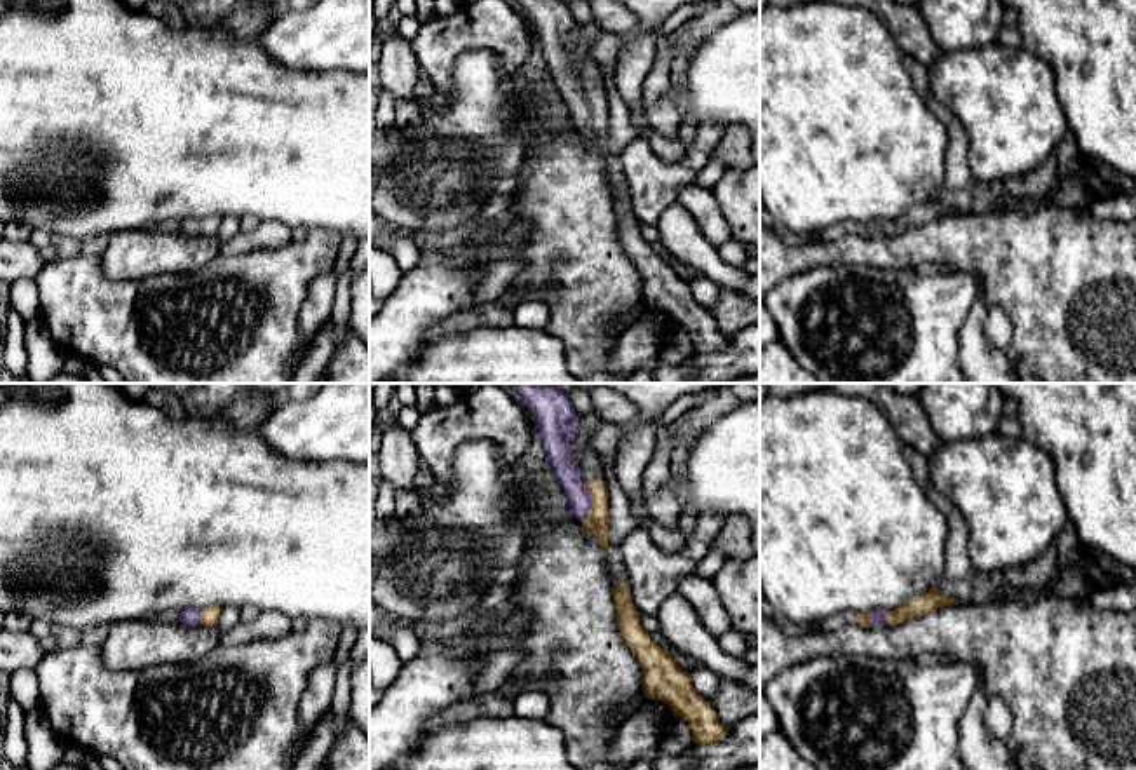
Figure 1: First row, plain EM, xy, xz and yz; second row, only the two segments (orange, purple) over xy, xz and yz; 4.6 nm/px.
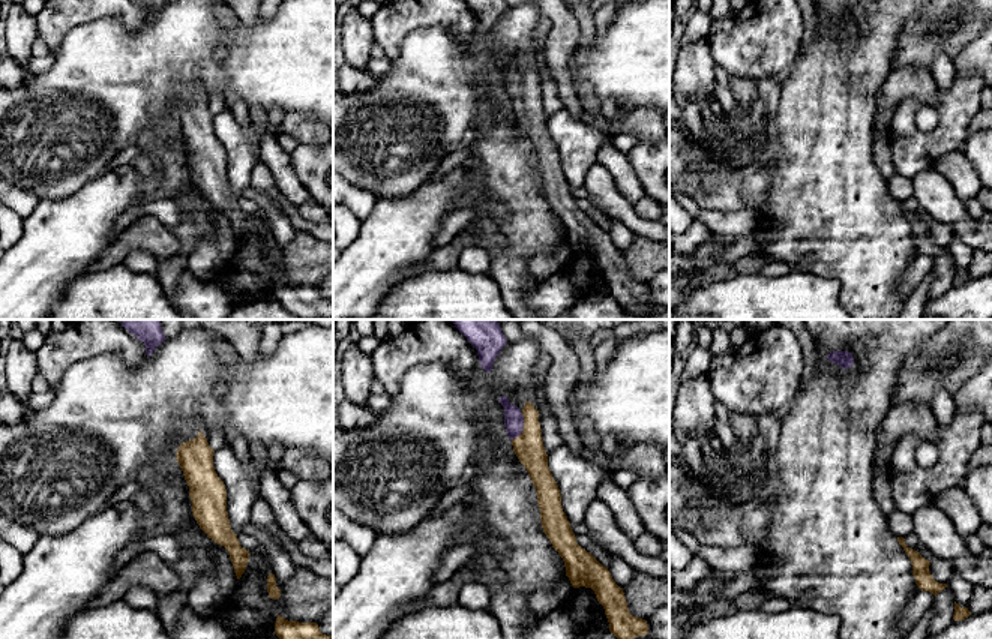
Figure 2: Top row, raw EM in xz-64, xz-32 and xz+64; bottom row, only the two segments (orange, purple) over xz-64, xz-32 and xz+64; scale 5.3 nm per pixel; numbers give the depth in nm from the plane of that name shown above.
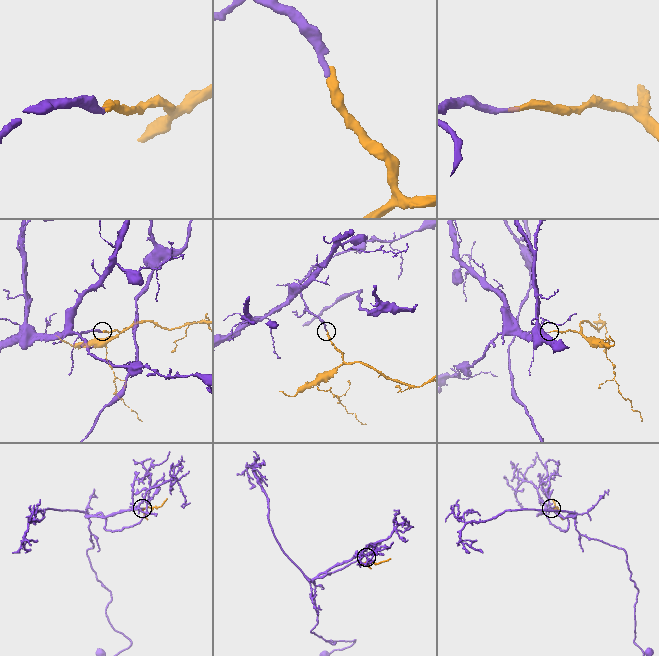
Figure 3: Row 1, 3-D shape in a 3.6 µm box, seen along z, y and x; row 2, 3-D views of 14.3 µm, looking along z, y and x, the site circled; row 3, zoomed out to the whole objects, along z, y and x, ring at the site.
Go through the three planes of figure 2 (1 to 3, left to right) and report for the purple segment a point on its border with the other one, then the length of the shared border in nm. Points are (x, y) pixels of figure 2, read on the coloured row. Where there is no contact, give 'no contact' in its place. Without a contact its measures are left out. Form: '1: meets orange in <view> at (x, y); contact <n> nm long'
1: no contact
2: meets orange in xz-32 at (524, 428); contact 160 nm long
3: no contact

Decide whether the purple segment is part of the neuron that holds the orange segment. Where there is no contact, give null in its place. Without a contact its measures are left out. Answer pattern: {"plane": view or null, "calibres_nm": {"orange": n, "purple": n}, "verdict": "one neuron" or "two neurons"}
{"plane": "xz", "calibres_nm": {"orange": 100, "purple": 120}, "verdict": "one neuron"}

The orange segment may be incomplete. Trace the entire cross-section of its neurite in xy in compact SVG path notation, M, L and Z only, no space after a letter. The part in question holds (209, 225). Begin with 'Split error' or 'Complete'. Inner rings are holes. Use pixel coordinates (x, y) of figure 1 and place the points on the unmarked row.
Split error. M209 216L209 218L186 218L181 220L179 225L179 232L188 235L188 237L197 237L197 235L206 235L206 237L213 237L218 233L218 226L220 226L221 218L218 216Z

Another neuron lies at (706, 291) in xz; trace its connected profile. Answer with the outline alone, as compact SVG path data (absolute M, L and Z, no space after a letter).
M697 274L692 280L693 298L709 312L718 305L720 291L721 287L704 274Z

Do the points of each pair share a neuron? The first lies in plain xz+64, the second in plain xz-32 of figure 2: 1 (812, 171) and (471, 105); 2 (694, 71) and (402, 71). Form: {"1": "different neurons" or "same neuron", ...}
{"1": "different neurons", "2": "different neurons"}

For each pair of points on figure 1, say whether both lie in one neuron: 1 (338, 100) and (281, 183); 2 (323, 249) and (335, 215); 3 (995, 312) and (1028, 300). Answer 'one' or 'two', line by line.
1: one
2: two
3: two

